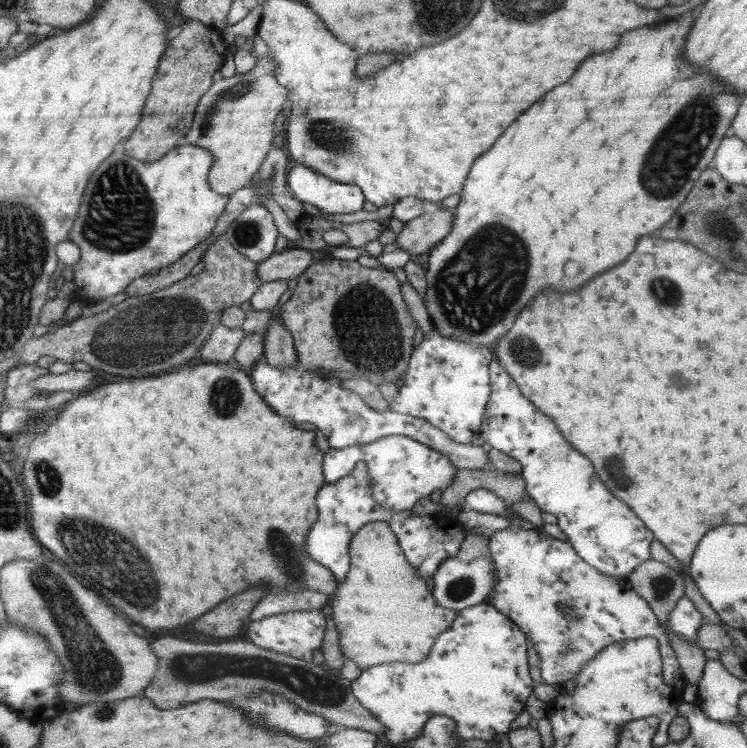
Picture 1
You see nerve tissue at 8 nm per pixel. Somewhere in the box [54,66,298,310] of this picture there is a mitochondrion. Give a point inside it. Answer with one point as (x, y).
(137, 212)

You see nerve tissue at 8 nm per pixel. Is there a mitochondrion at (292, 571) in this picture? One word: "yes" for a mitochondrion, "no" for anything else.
yes

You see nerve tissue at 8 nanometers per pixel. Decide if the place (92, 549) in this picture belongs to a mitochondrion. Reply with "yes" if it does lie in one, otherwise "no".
yes

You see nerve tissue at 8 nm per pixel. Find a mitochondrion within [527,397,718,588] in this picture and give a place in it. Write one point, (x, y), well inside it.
(615, 469)

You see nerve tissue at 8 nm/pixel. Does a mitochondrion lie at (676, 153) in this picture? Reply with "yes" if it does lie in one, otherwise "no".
yes

